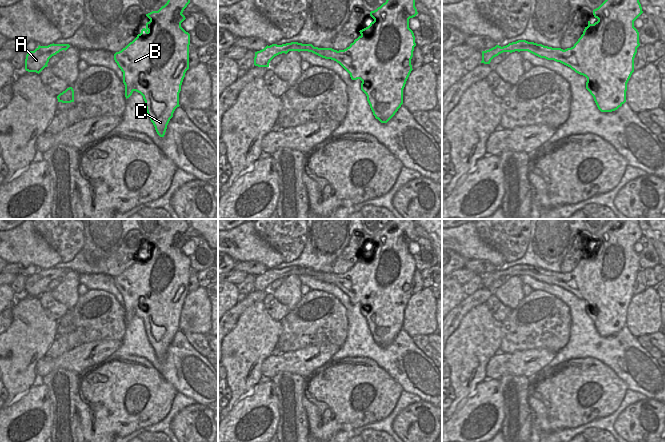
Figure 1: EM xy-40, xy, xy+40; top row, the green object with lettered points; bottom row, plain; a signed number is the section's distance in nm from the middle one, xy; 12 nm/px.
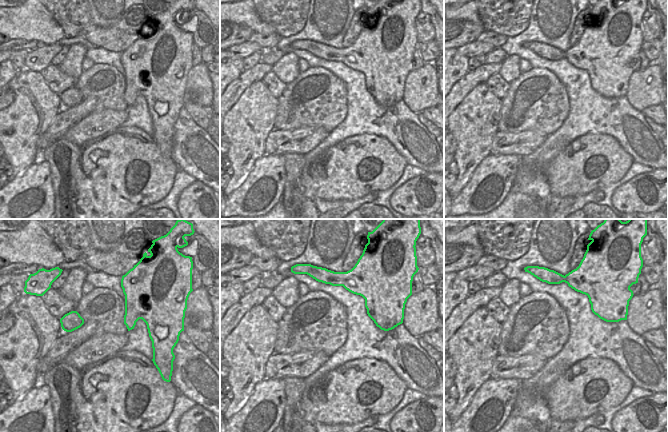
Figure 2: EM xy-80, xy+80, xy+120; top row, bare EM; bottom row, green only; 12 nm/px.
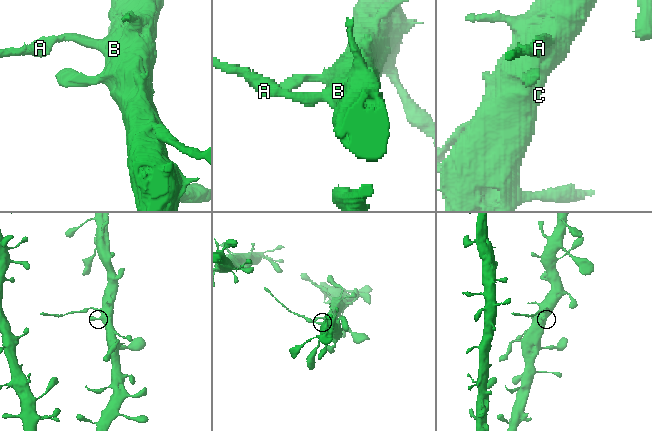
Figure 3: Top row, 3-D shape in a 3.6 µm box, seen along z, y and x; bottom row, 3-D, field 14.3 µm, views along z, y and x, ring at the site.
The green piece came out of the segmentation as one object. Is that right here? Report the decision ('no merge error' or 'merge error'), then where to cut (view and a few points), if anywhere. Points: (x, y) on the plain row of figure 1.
merge error; cut xy+40 (538, 268), (526, 267), (516, 271), (513, 275)

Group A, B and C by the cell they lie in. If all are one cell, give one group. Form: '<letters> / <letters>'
A / B C

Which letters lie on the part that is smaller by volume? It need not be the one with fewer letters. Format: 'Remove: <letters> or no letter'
Remove: A.

